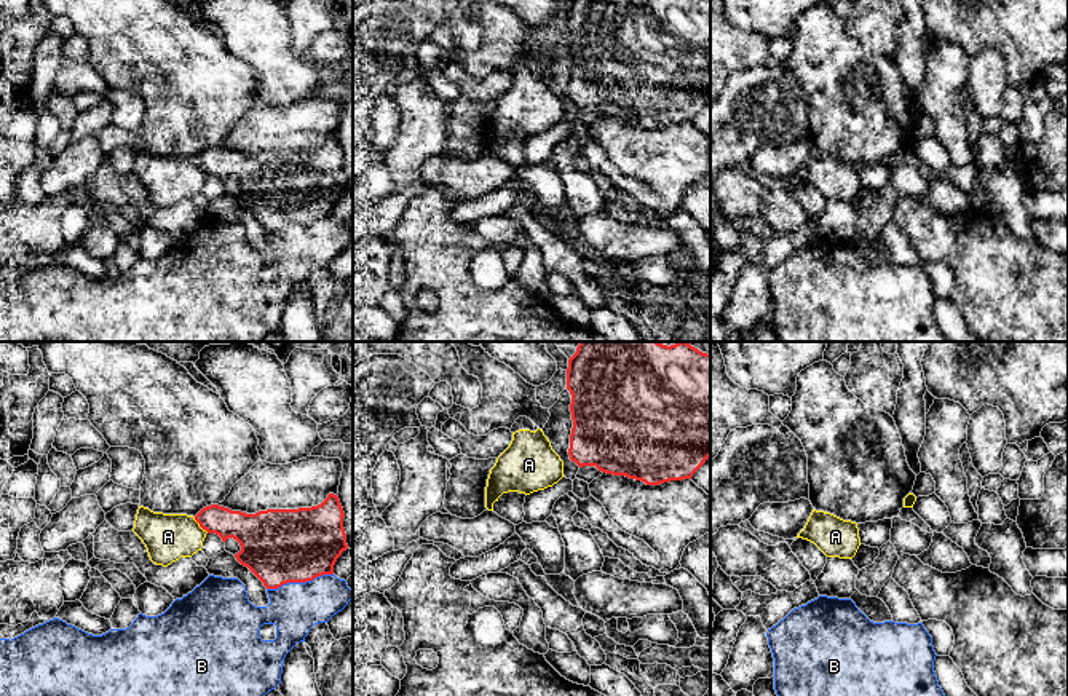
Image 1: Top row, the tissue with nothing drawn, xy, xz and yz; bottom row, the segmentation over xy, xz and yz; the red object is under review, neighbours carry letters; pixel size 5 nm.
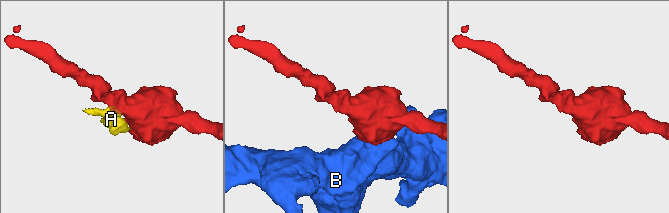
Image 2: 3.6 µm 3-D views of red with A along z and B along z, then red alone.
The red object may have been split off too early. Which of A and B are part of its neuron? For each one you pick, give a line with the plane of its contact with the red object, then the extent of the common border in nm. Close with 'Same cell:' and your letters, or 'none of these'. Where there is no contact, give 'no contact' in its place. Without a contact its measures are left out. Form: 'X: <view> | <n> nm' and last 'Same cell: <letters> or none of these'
Same cell: none of these

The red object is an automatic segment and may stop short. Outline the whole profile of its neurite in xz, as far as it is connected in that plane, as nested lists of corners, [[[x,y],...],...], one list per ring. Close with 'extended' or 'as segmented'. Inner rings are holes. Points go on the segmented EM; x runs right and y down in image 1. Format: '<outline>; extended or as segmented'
[[[579,342],[576,353],[568,359],[567,390],[572,394],[570,412],[573,420],[568,455],[579,468],[595,466],[607,474],[626,476],[647,485],[659,485],[691,479],[710,457],[710,354],[699,351],[688,342],[677,342],[670,346],[659,342]]]; as segmented

